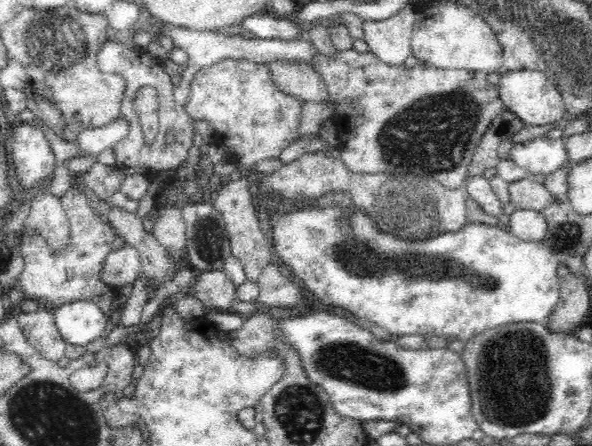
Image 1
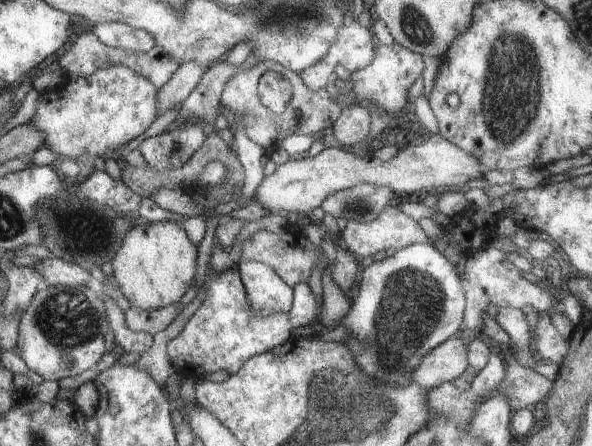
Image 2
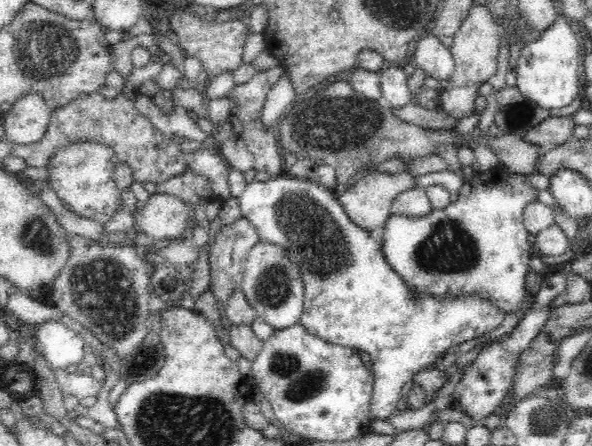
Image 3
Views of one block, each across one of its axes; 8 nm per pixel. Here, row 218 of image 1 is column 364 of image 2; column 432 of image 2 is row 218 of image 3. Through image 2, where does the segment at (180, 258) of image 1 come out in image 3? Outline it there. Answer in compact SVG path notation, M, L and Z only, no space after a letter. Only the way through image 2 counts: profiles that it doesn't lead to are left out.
M152 193L149 196L148 202L139 210L133 213L135 224L138 225L138 230L155 242L163 240L176 240L183 238L183 233L188 224L192 222L193 208L184 203L180 198L174 195Z

